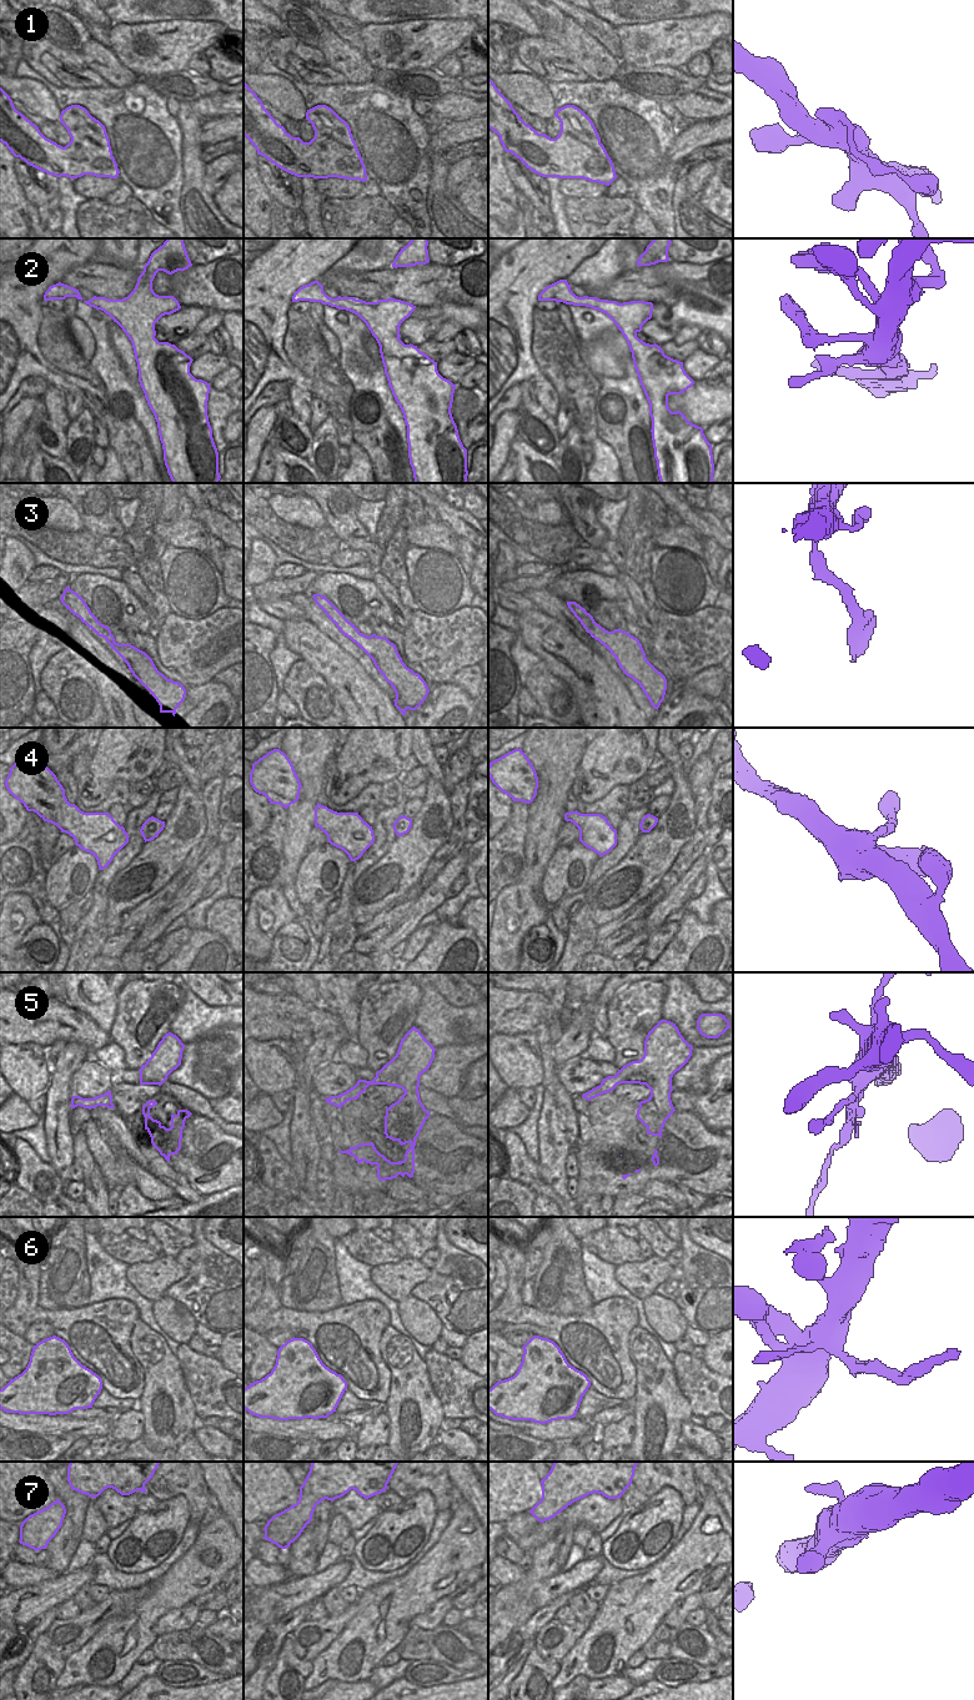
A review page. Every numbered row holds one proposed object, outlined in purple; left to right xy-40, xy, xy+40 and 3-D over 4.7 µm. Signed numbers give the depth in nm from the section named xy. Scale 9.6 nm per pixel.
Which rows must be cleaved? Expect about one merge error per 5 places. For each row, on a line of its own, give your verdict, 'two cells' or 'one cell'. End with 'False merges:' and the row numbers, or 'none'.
1: one cell
2: one cell
3: one cell
4: one cell
5: two cells
6: two cells
7: one cell
False merges: 5, 6

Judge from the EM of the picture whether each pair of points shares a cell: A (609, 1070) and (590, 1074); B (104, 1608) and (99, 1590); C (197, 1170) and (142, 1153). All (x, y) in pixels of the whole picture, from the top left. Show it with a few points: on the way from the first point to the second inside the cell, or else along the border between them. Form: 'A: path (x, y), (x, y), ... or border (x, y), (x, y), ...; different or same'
A: border (596, 1064), (605, 1077); different
B: border (111, 1590), (96, 1604); different
C: border (167, 1162), (190, 1182); different

